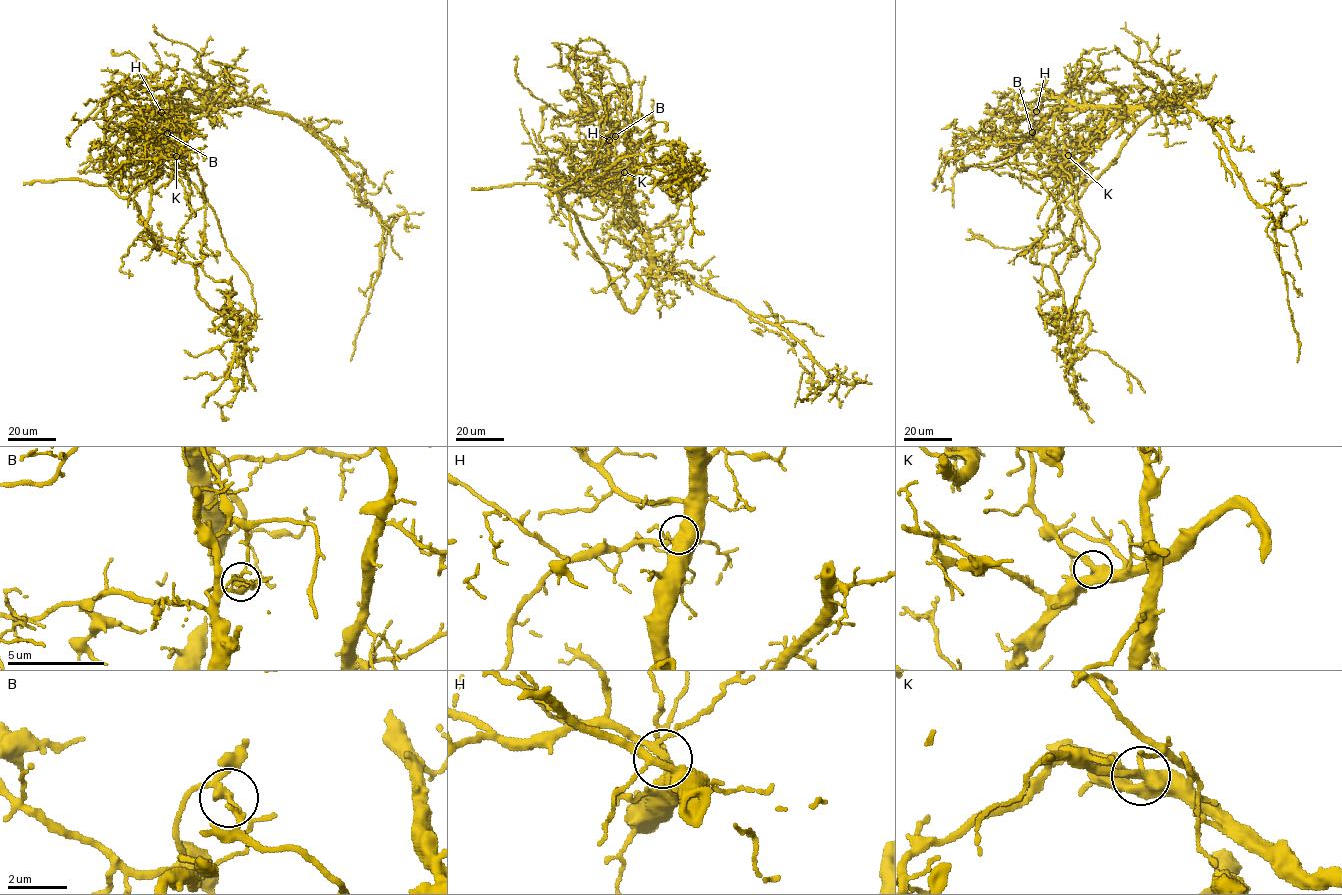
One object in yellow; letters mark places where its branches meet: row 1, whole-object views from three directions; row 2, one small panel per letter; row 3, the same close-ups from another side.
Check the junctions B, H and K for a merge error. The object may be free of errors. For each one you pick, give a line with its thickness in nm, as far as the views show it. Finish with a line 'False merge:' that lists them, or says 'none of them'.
B: calibre 200 nm
False merge: B

